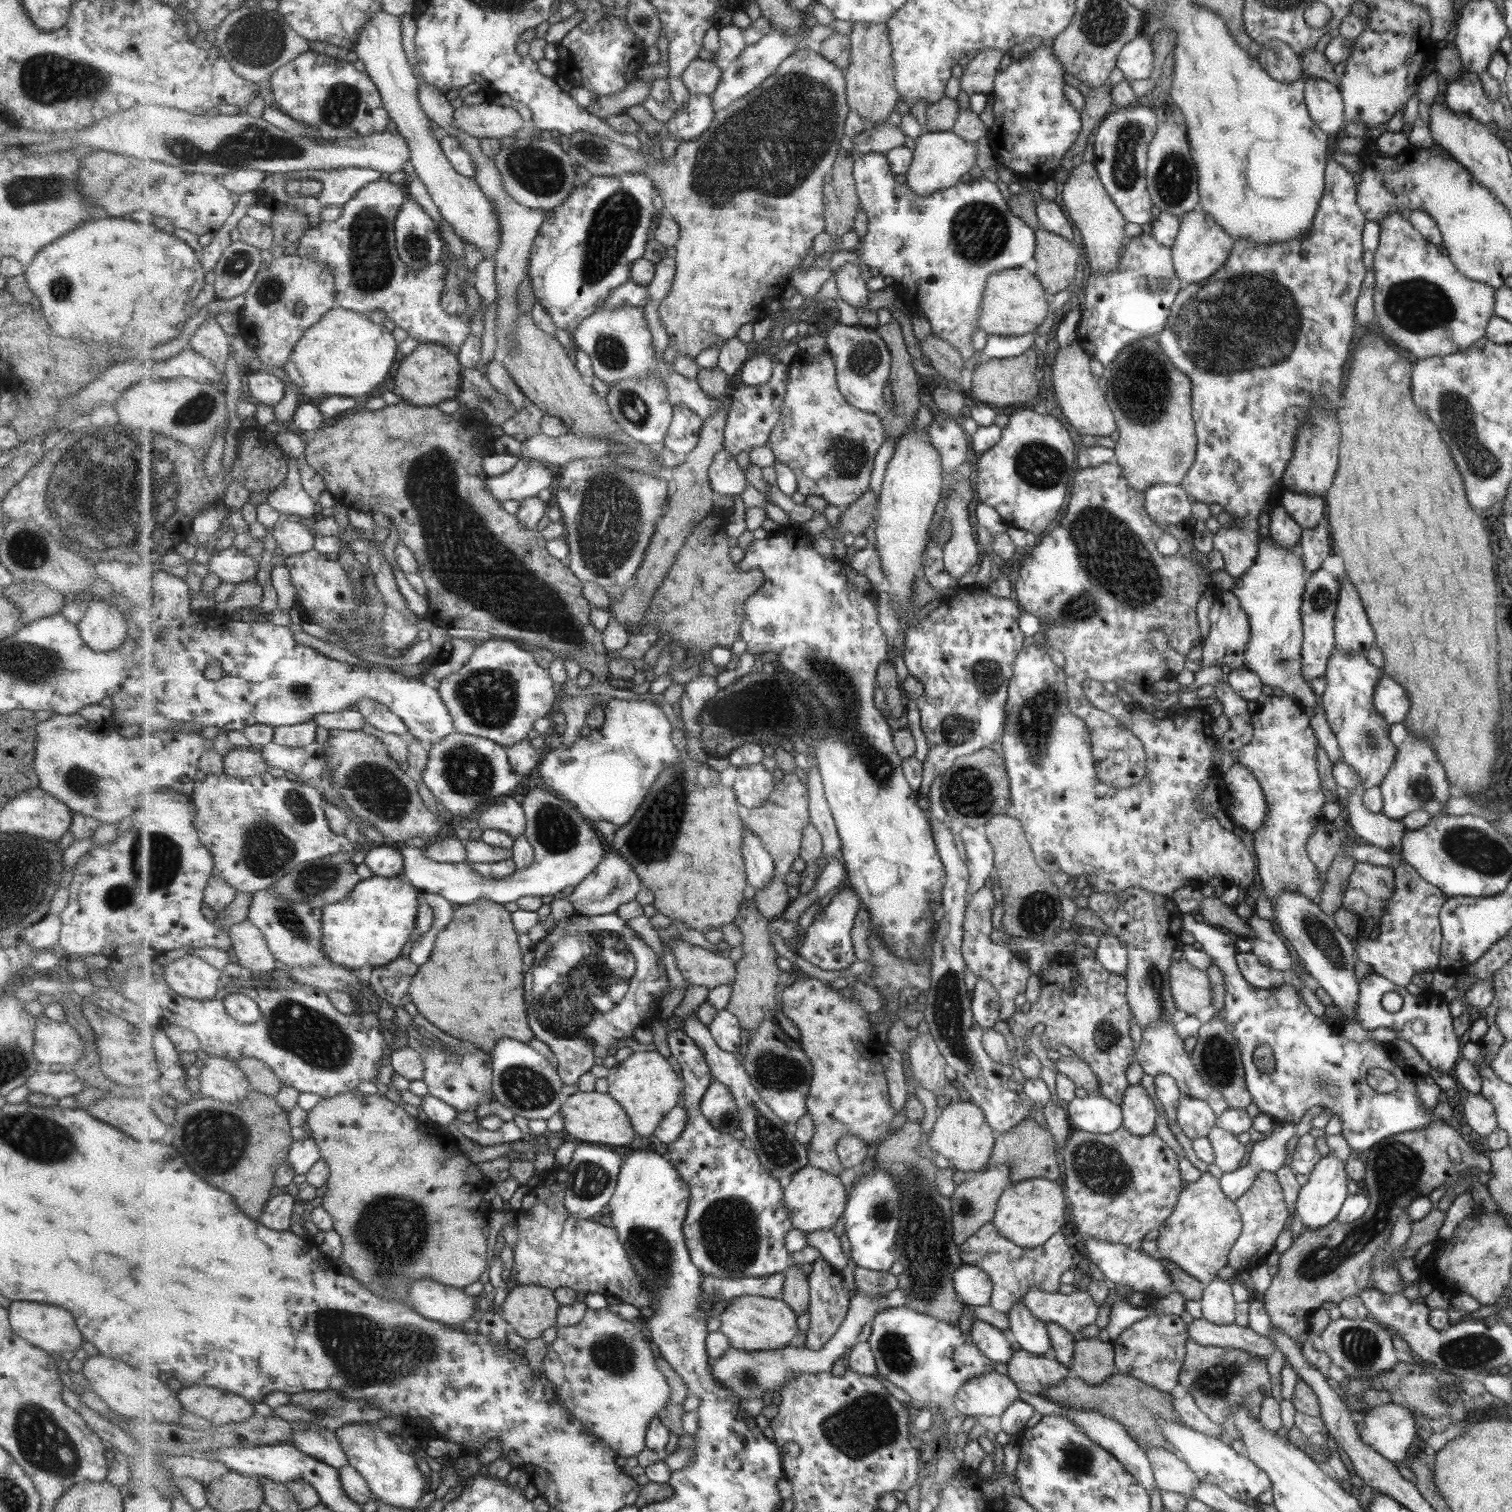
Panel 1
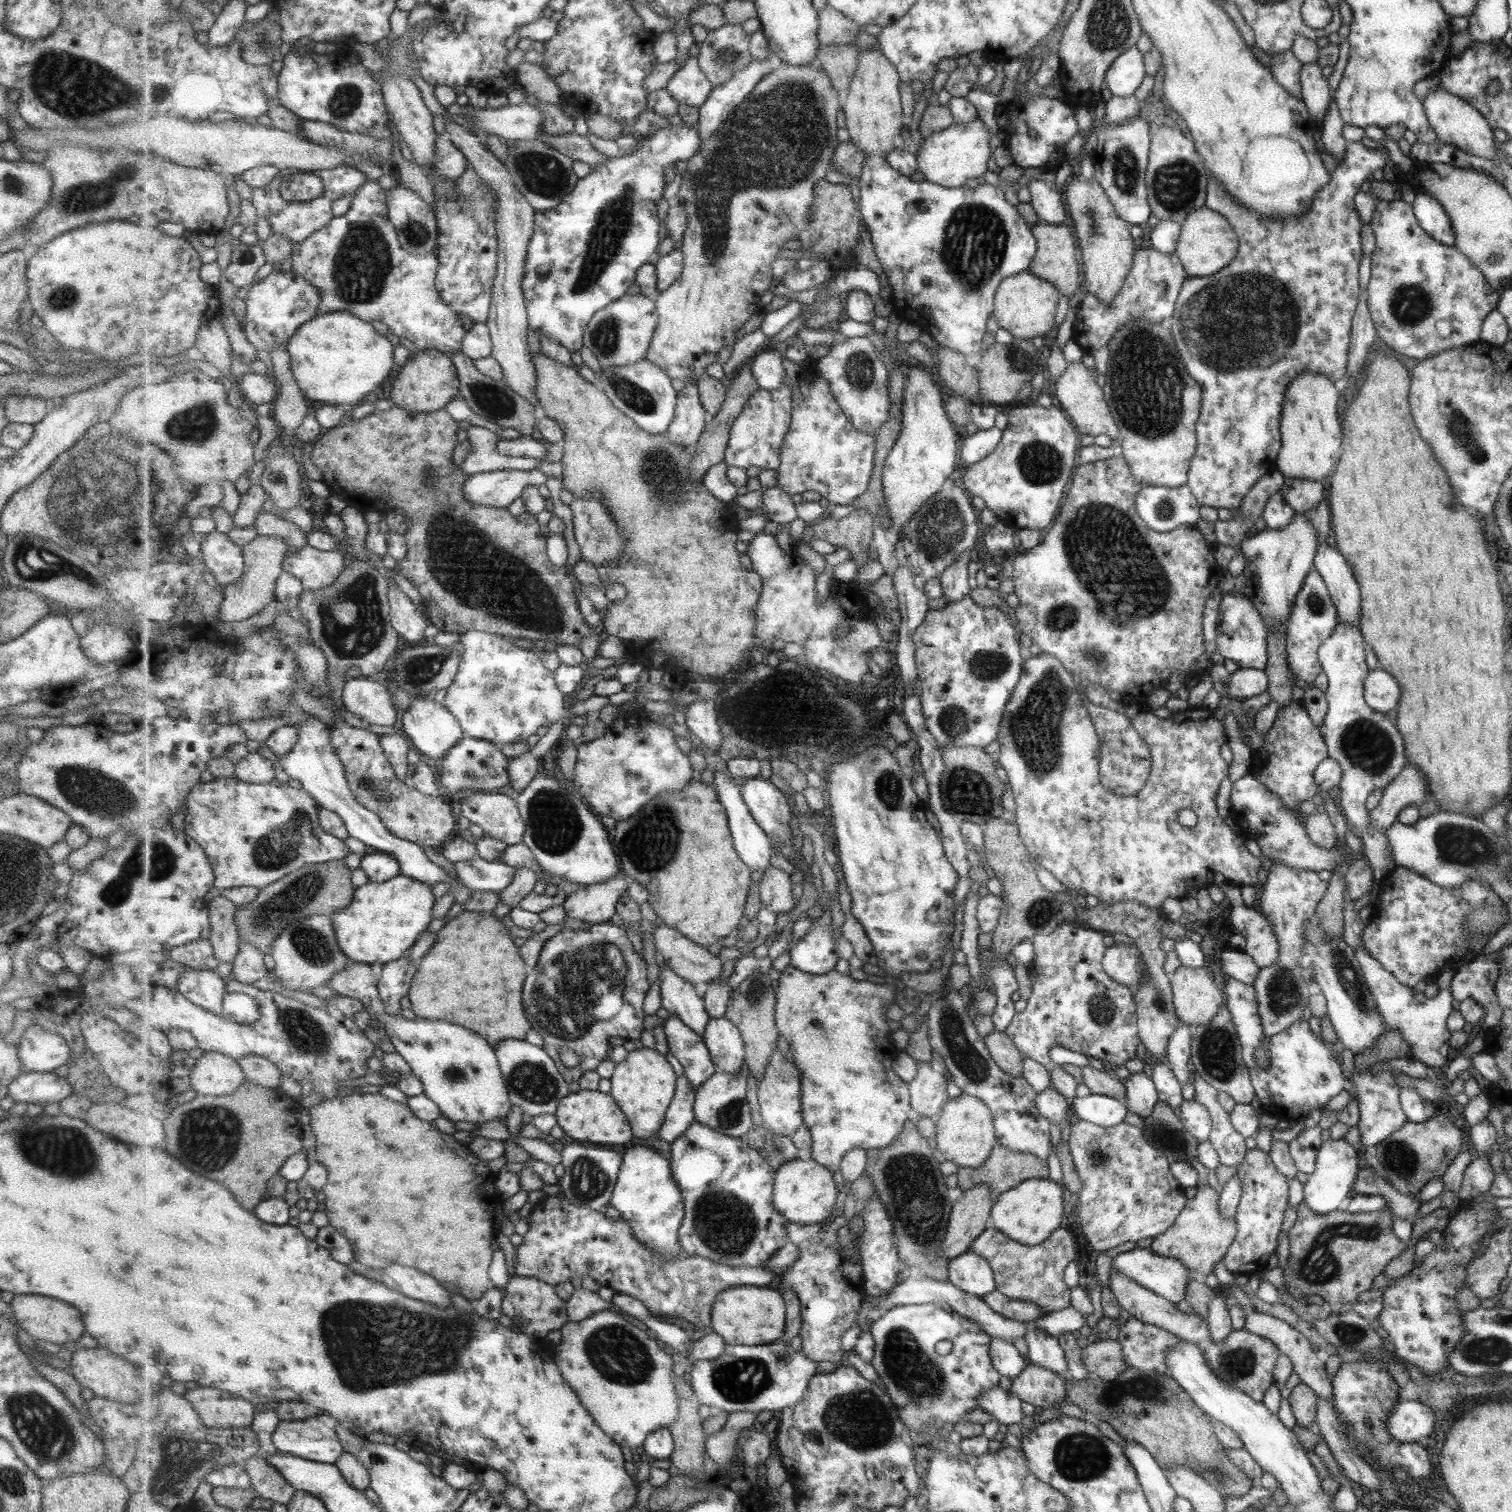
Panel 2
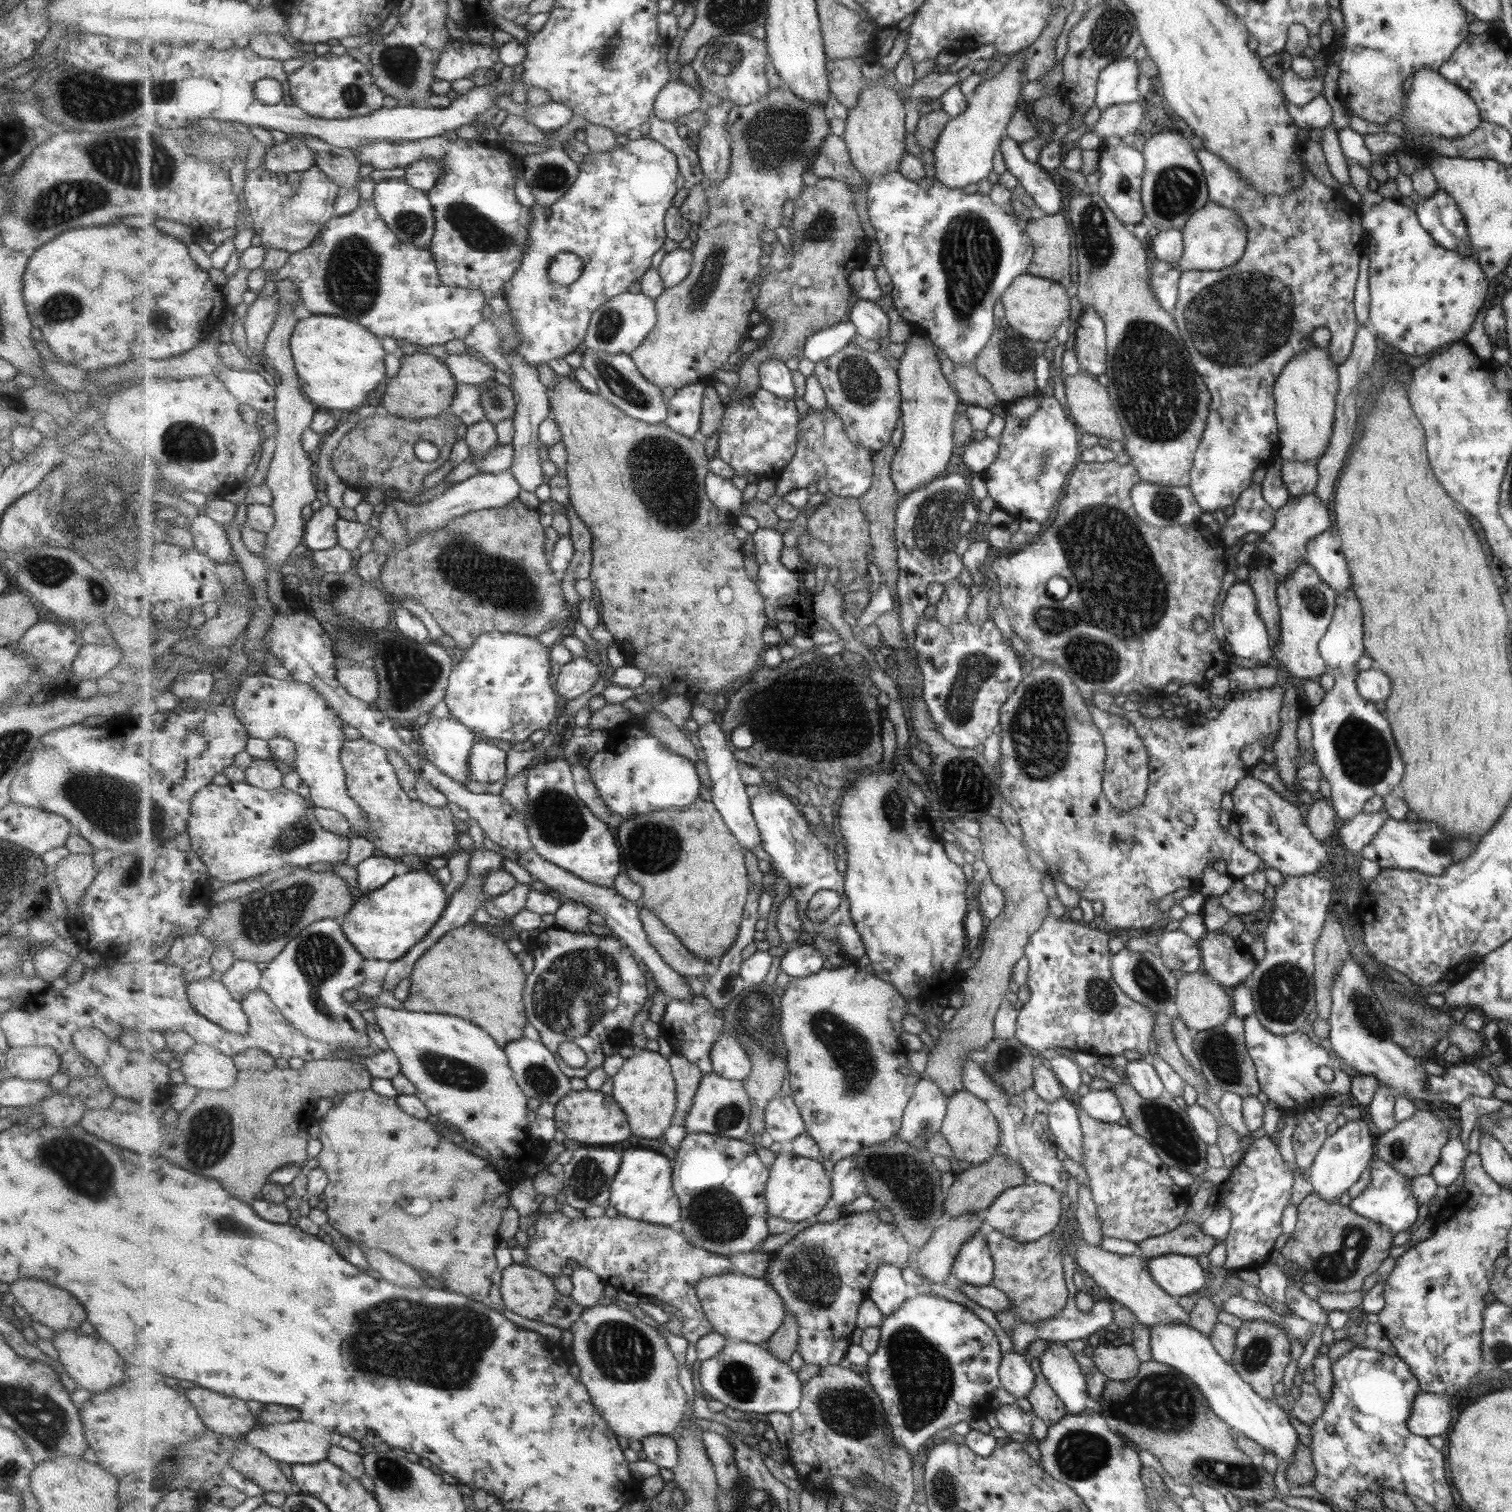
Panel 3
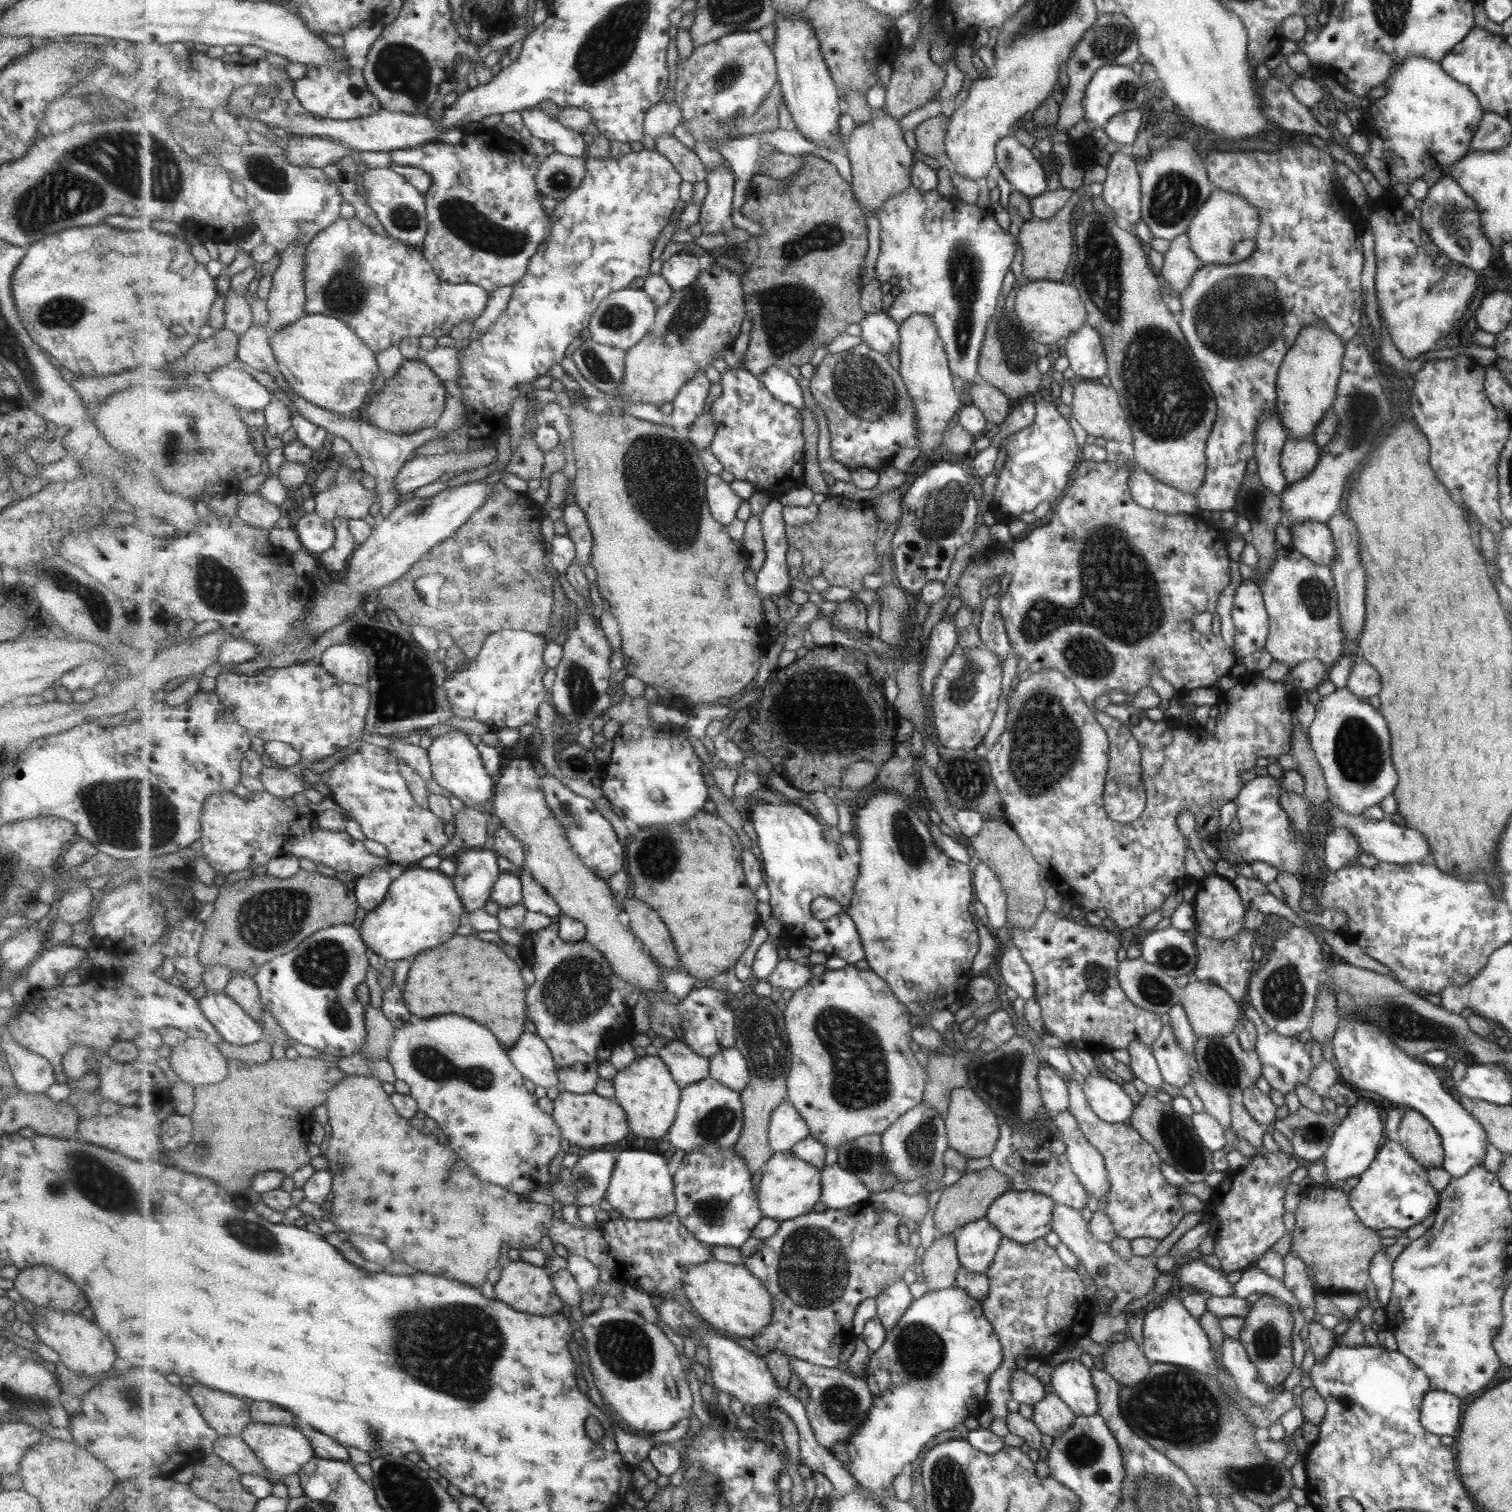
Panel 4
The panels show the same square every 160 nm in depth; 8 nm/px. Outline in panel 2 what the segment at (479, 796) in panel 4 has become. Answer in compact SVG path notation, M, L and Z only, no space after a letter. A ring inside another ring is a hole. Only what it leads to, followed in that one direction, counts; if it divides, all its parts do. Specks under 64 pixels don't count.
M422 694L413 697L410 707L403 711L402 724L406 736L421 754L443 761L448 752L460 744L465 732L456 715L447 710L443 703L435 703L432 699Z

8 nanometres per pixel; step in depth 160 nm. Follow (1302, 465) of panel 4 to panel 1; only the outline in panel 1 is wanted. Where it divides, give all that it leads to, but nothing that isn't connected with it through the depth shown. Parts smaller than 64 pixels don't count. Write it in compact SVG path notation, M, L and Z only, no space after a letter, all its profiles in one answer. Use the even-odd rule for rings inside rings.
M1285 490L1277 505L1283 507L1291 518L1303 529L1315 528L1323 518L1323 500L1311 494L1293 494Z

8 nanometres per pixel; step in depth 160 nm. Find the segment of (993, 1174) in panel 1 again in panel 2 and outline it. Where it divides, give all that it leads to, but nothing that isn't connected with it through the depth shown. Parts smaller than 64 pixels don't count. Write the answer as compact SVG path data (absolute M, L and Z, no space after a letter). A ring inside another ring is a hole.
M986 1184L962 1192L949 1215L948 1228L940 1246L940 1256L951 1260L967 1253L972 1242L990 1224L993 1203Z

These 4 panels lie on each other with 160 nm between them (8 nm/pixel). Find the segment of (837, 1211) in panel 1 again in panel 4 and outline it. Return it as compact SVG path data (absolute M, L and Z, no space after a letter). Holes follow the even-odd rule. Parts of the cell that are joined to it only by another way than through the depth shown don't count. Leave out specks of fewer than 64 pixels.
M792 1151L777 1152L767 1162L758 1186L758 1200L765 1217L777 1221L799 1218L802 1214L813 1212L813 1206L821 1201L822 1171L801 1160Z

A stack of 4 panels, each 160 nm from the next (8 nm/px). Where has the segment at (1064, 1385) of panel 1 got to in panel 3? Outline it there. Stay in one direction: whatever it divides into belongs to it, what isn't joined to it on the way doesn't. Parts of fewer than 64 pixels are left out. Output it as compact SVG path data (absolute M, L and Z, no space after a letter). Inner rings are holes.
M1149 1360L1140 1363L1137 1375L1129 1380L1107 1380L1101 1394L1100 1401L1092 1406L1108 1423L1109 1430L1123 1434L1134 1448L1157 1458L1175 1482L1199 1482L1222 1495L1229 1492L1240 1503L1253 1502L1260 1507L1274 1498L1273 1475L1253 1466L1250 1457L1235 1446L1230 1426L1210 1409L1199 1388L1177 1370Z

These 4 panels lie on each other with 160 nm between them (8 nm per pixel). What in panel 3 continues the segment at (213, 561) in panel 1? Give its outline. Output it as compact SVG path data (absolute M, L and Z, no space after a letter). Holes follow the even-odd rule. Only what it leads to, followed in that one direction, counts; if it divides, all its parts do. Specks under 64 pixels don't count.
M197 515L190 519L188 527L194 536L194 546L203 554L217 559L220 563L234 561L233 550L223 524L209 515Z

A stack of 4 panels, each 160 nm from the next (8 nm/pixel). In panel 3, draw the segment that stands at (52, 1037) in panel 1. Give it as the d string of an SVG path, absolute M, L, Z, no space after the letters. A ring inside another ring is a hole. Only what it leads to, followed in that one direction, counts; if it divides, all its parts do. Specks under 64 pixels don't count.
M48 1046L8 1047L4 1073L21 1080L49 1080L58 1071L58 1056Z

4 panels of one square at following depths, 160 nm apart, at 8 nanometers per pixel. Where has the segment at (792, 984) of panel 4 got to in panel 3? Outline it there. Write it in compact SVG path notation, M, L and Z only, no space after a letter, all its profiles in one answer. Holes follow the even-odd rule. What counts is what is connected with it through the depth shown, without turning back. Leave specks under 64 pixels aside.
M795 945L789 947L787 953L781 958L780 967L792 979L808 978L818 974L825 966L825 958L814 945Z

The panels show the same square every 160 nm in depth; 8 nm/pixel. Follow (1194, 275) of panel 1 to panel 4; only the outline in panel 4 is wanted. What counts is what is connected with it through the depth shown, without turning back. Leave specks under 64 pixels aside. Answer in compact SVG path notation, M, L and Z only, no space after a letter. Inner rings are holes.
M1214 188L1212 196L1201 205L1196 216L1190 221L1185 234L1201 266L1230 265L1243 261L1255 251L1258 226L1260 226L1260 214L1257 207L1241 195Z

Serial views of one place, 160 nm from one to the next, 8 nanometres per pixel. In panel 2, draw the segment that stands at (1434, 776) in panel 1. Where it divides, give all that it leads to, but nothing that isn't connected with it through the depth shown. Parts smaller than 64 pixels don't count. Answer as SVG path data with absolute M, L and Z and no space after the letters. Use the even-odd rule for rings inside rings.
M1408 761L1404 770L1381 793L1379 802L1368 811L1368 824L1375 831L1388 830L1404 806L1415 806L1417 801L1429 797L1422 772Z

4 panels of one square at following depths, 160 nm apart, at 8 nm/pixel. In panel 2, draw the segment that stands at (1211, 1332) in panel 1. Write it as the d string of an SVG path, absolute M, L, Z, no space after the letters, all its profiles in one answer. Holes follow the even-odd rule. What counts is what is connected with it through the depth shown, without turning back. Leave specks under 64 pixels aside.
M1117 1271L1109 1272L1108 1289L1115 1297L1117 1305L1125 1312L1129 1312L1130 1318L1139 1319L1141 1323L1148 1323L1155 1327L1161 1327L1168 1330L1169 1333L1177 1336L1179 1340L1191 1342L1193 1344L1203 1345L1208 1343L1209 1330L1207 1322L1194 1313L1183 1314L1176 1308L1176 1304L1165 1300L1162 1296L1153 1294L1150 1290L1143 1288L1139 1283L1131 1280L1128 1276L1118 1273Z

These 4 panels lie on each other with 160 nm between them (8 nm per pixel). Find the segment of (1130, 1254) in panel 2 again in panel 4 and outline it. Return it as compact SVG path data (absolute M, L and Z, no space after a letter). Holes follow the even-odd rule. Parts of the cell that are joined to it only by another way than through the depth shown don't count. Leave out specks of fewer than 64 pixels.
M1201 1261L1186 1262L1175 1274L1175 1280L1178 1280L1179 1284L1189 1284L1197 1290L1205 1290L1210 1296L1231 1296L1235 1291L1222 1269L1216 1270Z

